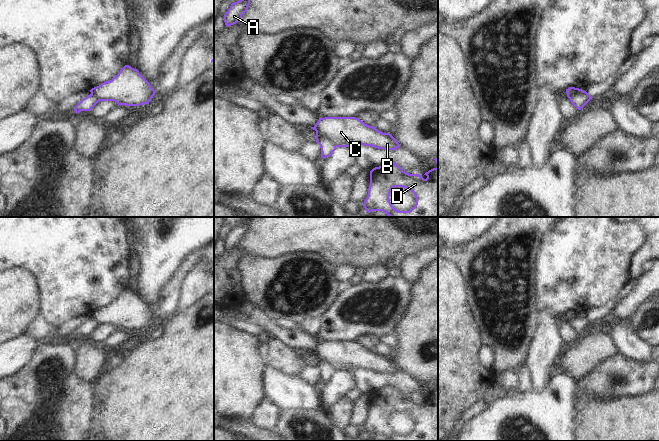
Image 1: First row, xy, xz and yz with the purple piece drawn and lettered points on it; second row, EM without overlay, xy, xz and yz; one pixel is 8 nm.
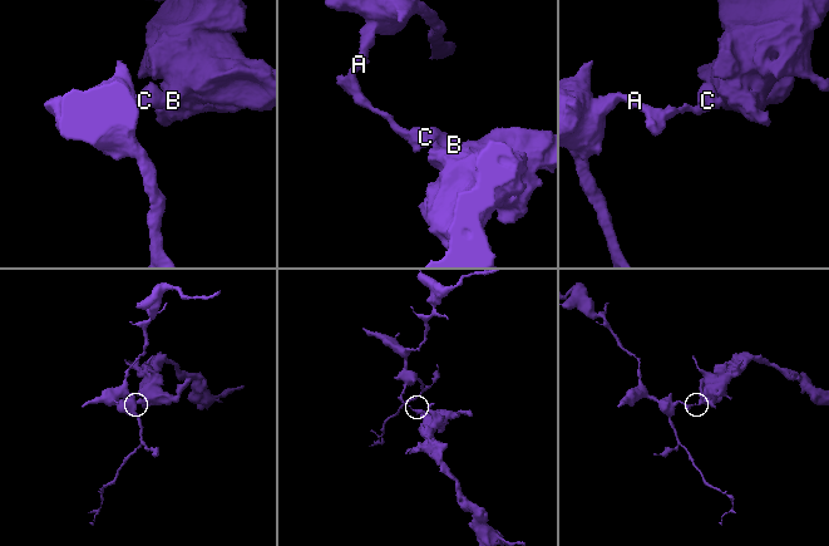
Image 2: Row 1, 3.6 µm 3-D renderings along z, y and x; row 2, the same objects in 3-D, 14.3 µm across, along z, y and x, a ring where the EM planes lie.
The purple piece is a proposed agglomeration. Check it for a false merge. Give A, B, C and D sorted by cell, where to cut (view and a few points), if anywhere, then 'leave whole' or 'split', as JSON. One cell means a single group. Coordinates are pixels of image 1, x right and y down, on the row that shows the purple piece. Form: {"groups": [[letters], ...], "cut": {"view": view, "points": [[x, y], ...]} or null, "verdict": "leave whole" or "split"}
{"groups": [["A"], ["B", "C", "D"]], "cut": {"view": "xz", "points": [[313, 127], [318, 134], [329, 139], [336, 146]]}, "verdict": "split"}

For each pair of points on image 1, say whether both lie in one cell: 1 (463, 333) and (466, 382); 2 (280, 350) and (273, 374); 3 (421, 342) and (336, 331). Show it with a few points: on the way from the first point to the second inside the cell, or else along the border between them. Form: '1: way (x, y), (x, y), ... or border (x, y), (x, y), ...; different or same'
1: way (463, 345), (463, 370); same
2: border (268, 366), (296, 377); different
3: border (408, 310), (394, 330); different

